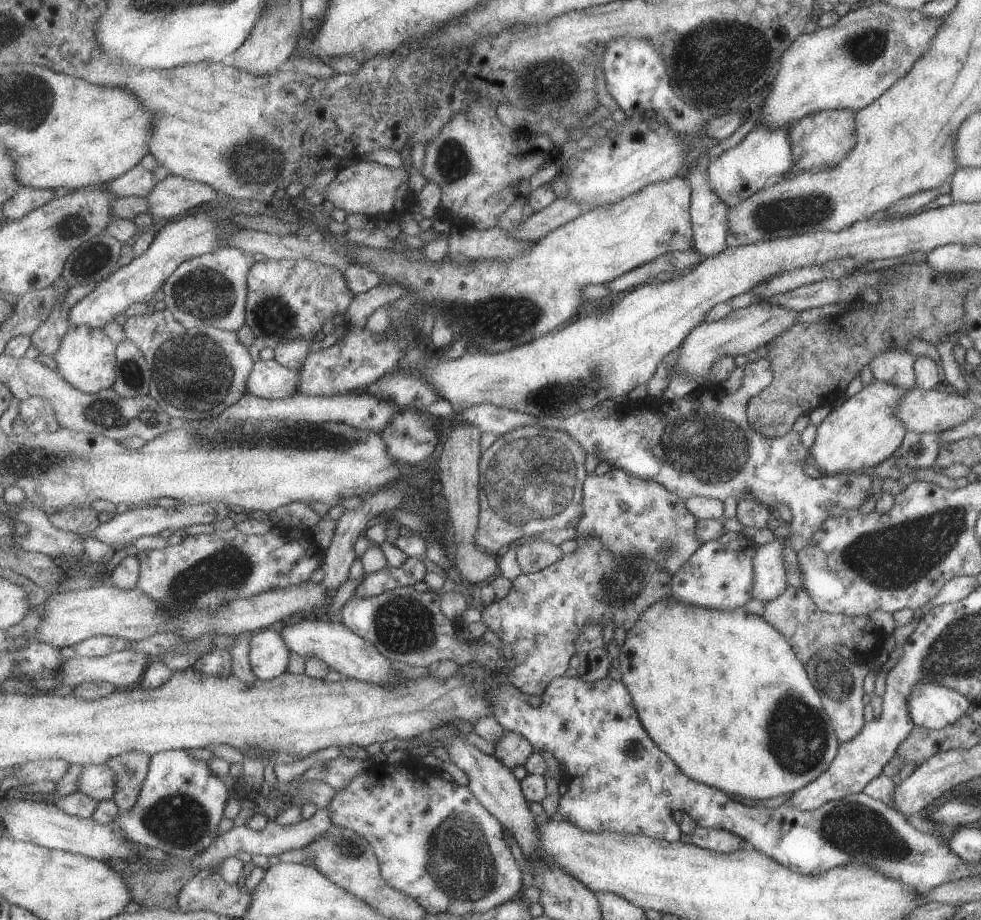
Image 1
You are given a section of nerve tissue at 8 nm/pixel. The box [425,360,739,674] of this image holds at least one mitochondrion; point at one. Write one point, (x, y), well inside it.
(533, 482)

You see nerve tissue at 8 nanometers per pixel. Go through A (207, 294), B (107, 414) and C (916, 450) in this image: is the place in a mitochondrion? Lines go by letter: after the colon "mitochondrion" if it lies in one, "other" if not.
A: mitochondrion
B: mitochondrion
C: other

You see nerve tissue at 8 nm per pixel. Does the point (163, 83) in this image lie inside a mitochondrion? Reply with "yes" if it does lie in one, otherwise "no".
no

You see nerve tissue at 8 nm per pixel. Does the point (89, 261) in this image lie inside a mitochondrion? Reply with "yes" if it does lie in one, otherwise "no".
yes

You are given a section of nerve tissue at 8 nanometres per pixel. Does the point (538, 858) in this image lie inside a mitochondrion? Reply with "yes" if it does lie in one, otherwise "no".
no

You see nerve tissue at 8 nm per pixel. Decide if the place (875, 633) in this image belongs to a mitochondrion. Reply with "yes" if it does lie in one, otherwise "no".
no

